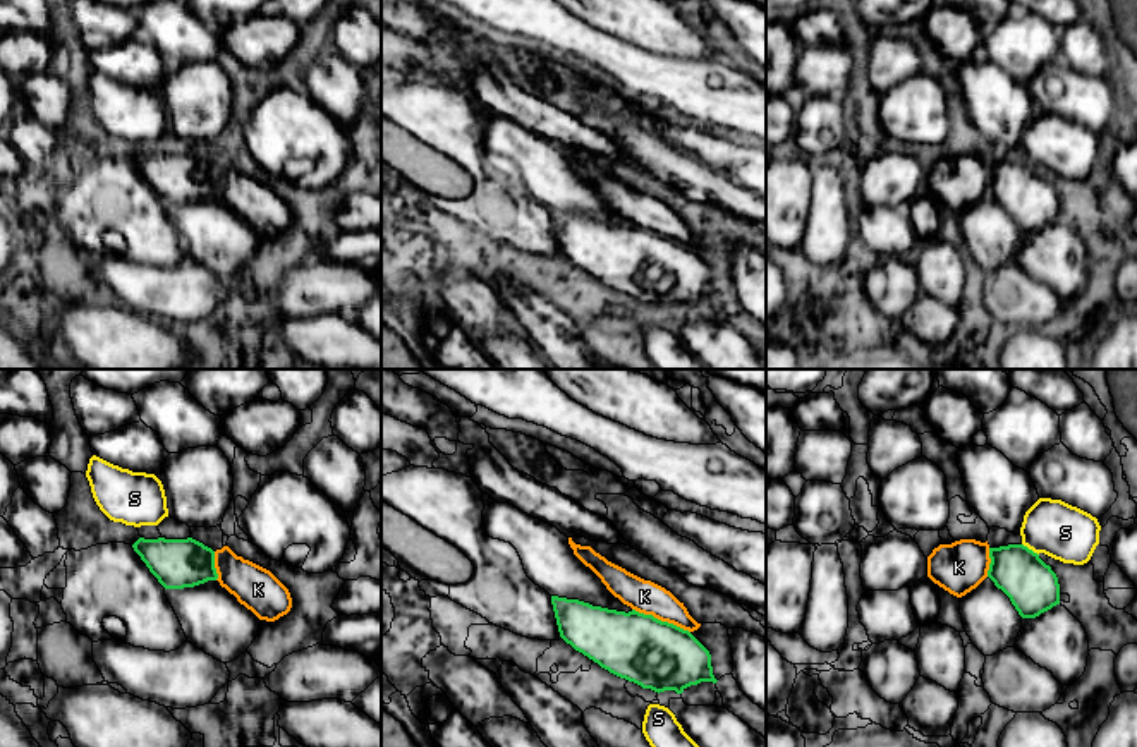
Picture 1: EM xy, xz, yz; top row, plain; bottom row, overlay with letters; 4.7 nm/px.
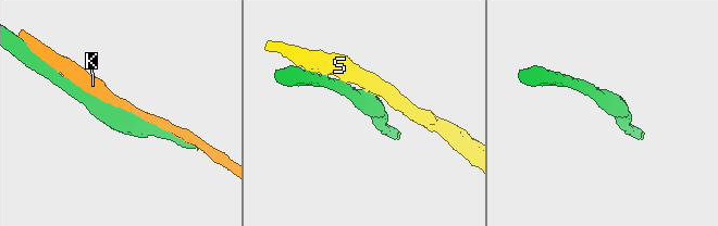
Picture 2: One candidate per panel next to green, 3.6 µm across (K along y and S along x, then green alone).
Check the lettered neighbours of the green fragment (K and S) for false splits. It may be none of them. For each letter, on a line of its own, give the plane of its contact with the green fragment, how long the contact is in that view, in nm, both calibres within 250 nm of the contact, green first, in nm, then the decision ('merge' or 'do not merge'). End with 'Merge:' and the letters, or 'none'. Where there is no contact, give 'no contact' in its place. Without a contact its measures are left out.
K: contact in xz; length 300 nm; calibres 320 and 160 nm; do not merge
S: contact in yz; length 100 nm; calibres 240 and 260 nm; do not merge
Merge: none

